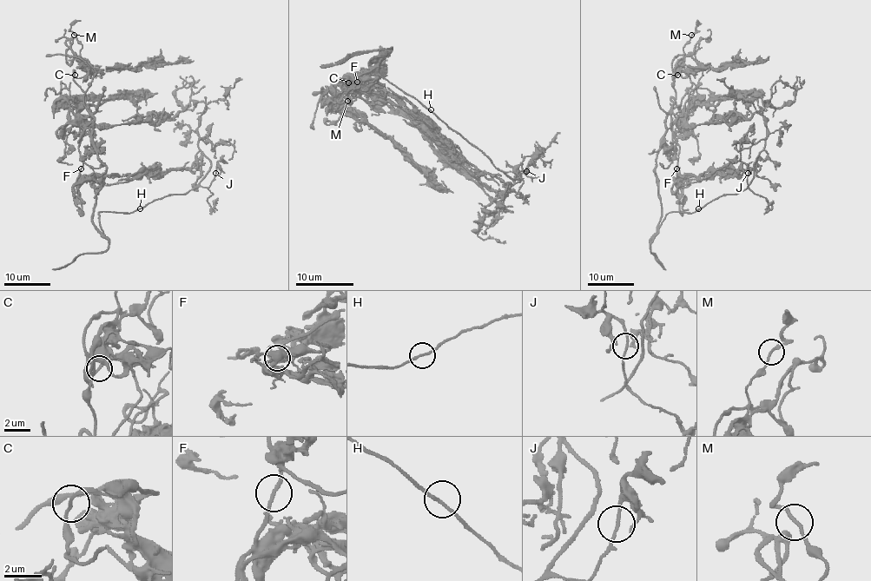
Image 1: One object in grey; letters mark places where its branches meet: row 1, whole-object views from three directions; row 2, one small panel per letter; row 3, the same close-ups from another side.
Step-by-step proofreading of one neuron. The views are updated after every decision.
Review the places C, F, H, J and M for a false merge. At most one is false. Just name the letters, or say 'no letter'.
no letter

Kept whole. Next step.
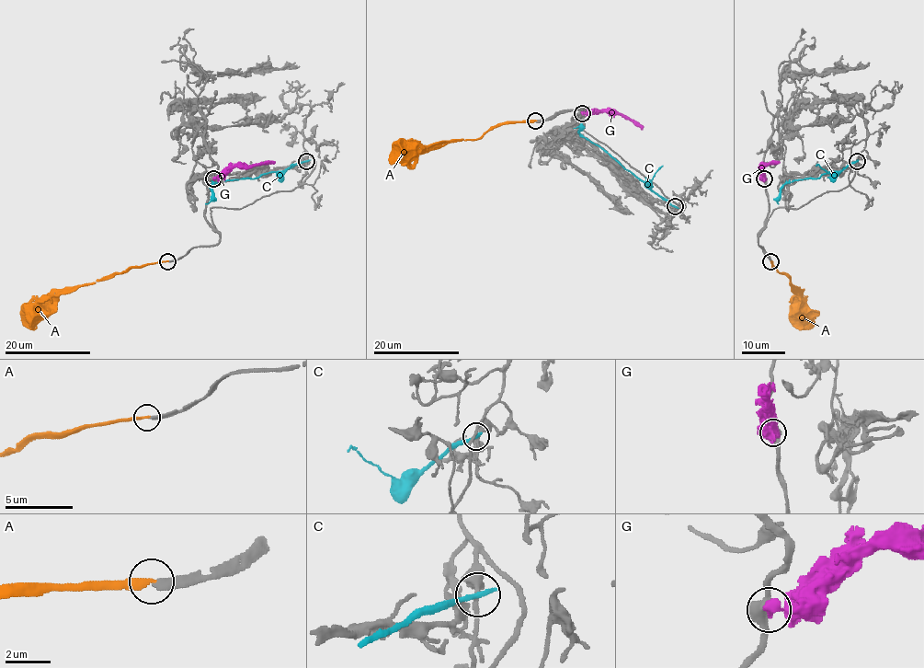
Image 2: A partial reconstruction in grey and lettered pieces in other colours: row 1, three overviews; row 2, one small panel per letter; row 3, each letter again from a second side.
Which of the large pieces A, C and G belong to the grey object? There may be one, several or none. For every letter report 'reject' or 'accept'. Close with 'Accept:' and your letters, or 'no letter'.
A: accept
C: reject
G: reject
Accept: A

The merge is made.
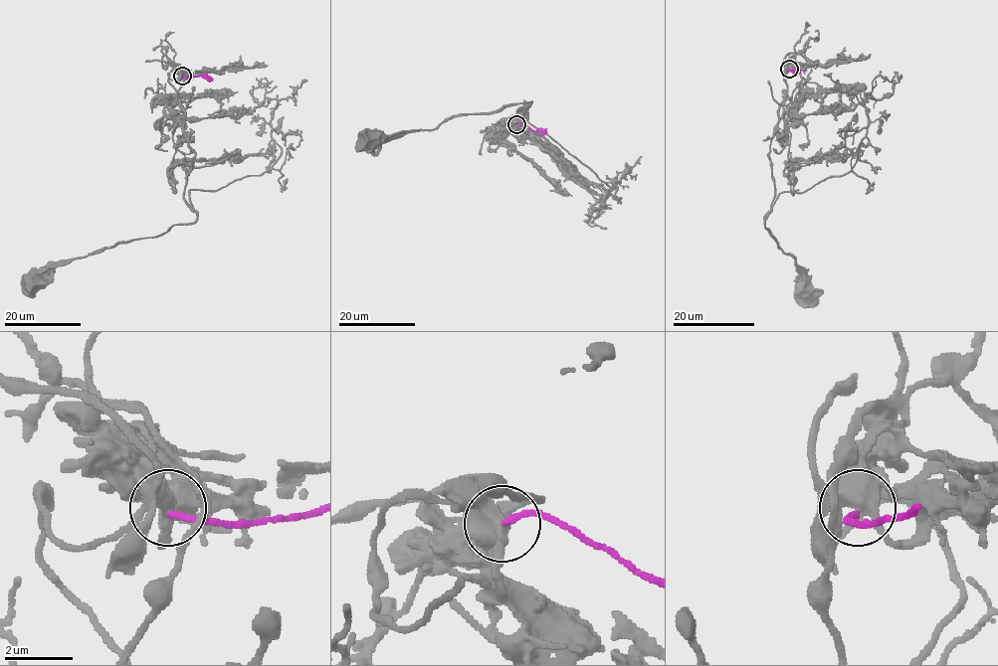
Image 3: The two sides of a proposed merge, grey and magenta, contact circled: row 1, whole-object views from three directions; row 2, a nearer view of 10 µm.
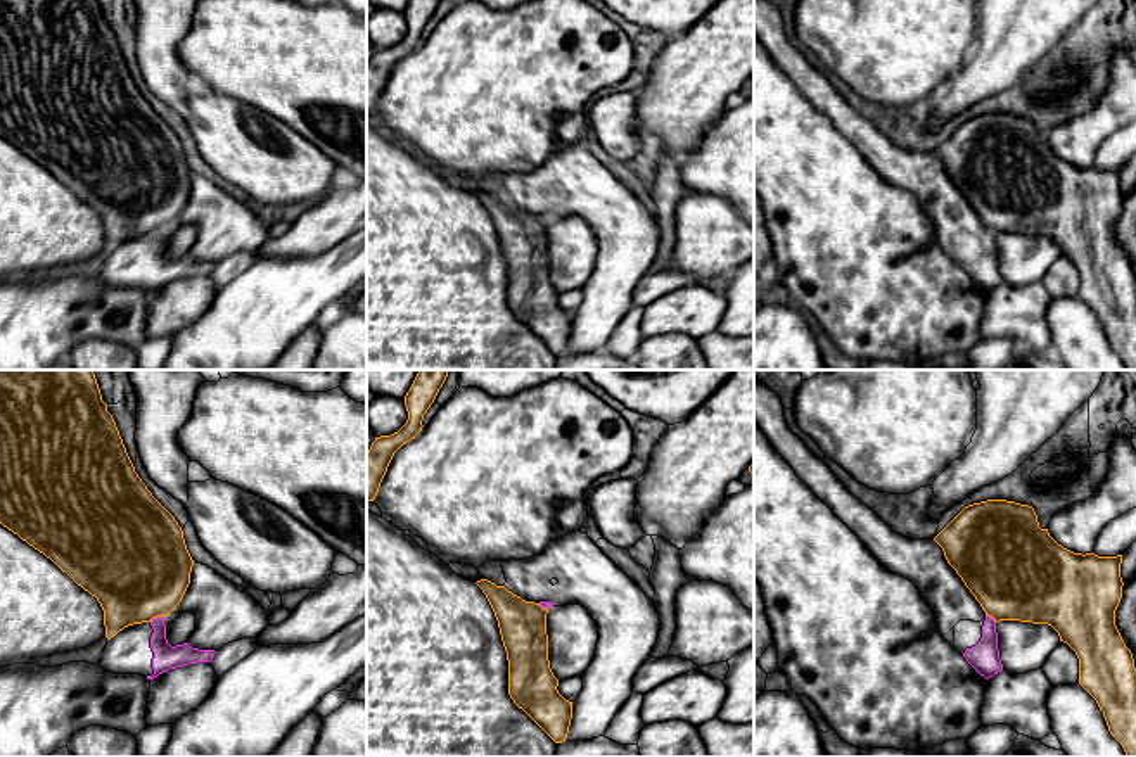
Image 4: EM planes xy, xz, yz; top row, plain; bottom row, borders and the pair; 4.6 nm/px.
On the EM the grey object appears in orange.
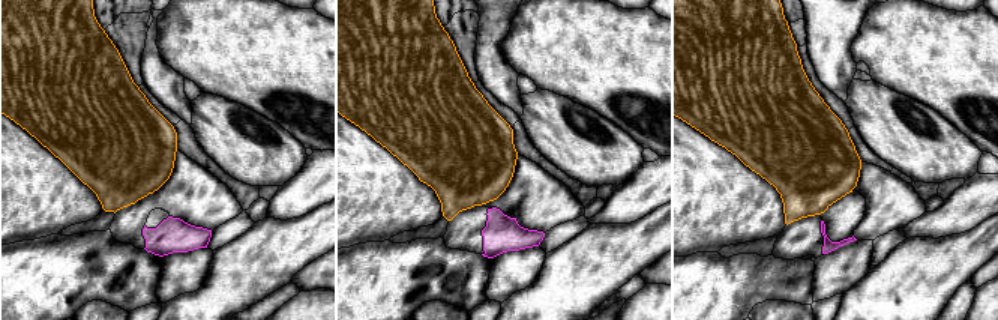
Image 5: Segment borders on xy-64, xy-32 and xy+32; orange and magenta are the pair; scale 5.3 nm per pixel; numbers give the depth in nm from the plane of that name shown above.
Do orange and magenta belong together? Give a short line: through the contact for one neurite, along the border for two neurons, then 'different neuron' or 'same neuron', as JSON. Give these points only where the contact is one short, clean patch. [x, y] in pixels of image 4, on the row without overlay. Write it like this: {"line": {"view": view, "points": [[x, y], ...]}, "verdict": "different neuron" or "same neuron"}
{"line": {"view": "xy", "points": [[163, 229], [149, 234]]}, "verdict": "different neuron"}

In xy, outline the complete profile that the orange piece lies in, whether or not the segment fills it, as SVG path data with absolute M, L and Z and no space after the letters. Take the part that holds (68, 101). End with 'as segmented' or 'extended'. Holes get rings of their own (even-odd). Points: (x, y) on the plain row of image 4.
M0 0L0 137L50 171L78 199L97 211L104 223L107 252L114 251L128 239L169 228L182 214L190 197L194 173L187 162L183 143L135 85L116 35L107 24L107 17L102 14L99 0Z | as segmented

